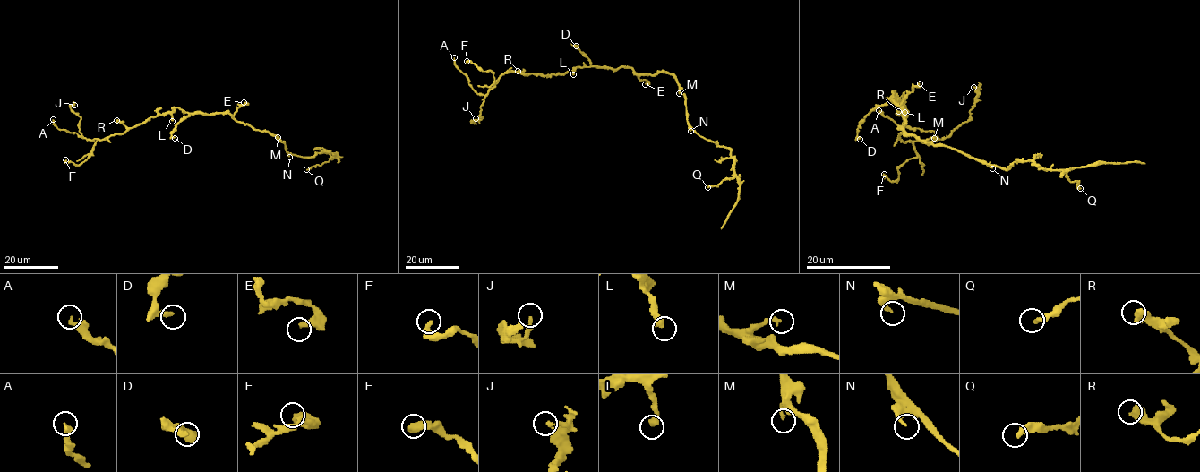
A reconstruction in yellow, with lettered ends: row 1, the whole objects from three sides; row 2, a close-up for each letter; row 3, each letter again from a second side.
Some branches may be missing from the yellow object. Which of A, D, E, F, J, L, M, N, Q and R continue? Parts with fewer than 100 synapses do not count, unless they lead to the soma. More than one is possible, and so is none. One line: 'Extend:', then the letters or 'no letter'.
Extend: no letter

